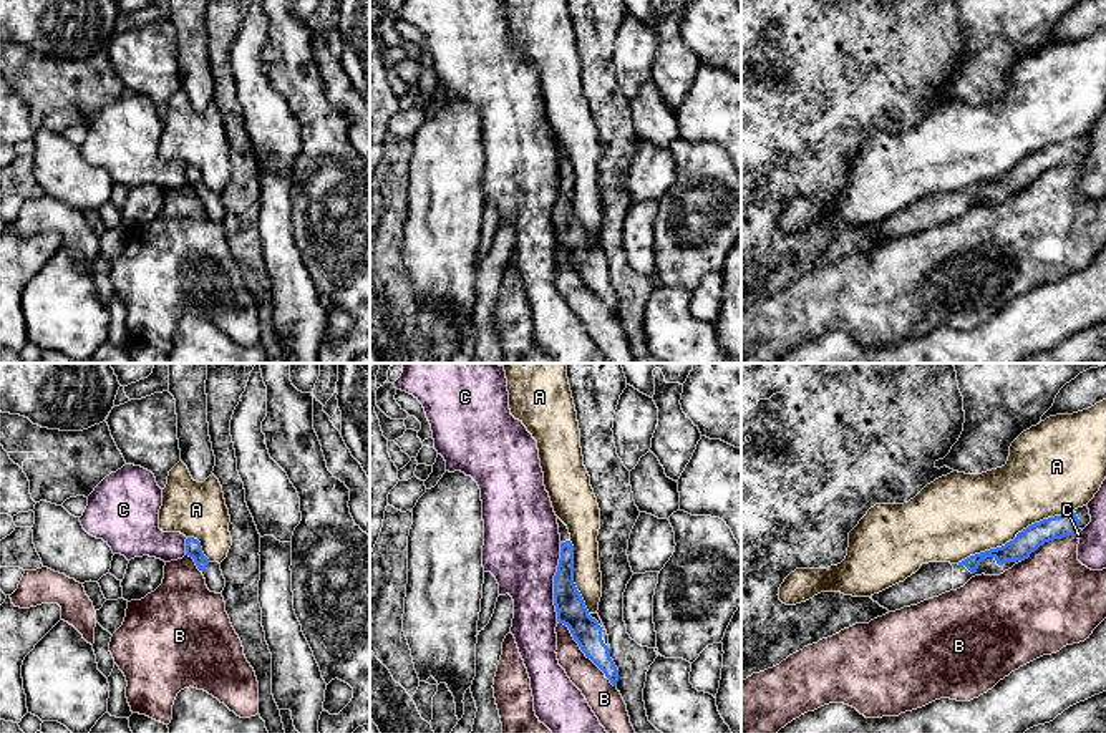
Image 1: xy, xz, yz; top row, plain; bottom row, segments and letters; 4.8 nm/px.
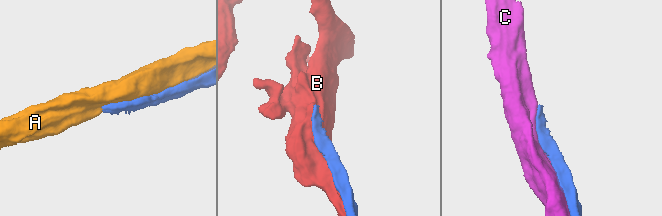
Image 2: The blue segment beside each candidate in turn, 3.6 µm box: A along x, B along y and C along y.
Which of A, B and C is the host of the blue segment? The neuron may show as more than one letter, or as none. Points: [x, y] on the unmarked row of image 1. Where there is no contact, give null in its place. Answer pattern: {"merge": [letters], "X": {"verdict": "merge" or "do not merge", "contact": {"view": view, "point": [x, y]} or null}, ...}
{"merge": [], "A": {"verdict": "do not merge", "contact": {"view": "yz", "point": [1015, 166]}}, "B": {"verdict": "do not merge", "contact": {"view": "xz", "point": [582, 279]}}, "C": {"verdict": "do not merge", "contact": {"view": "xz", "point": [554, 211]}}}

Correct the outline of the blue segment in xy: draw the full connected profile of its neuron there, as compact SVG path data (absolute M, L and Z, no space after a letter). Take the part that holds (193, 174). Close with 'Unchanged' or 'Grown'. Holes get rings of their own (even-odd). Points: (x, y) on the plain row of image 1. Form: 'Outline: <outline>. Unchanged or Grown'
Outline: M194 166L186 167L186 184L192 186L197 197L202 201L206 207L206 214L211 221L222 222L226 216L226 207L221 199L219 191L211 191L201 176L201 171Z. Grown

